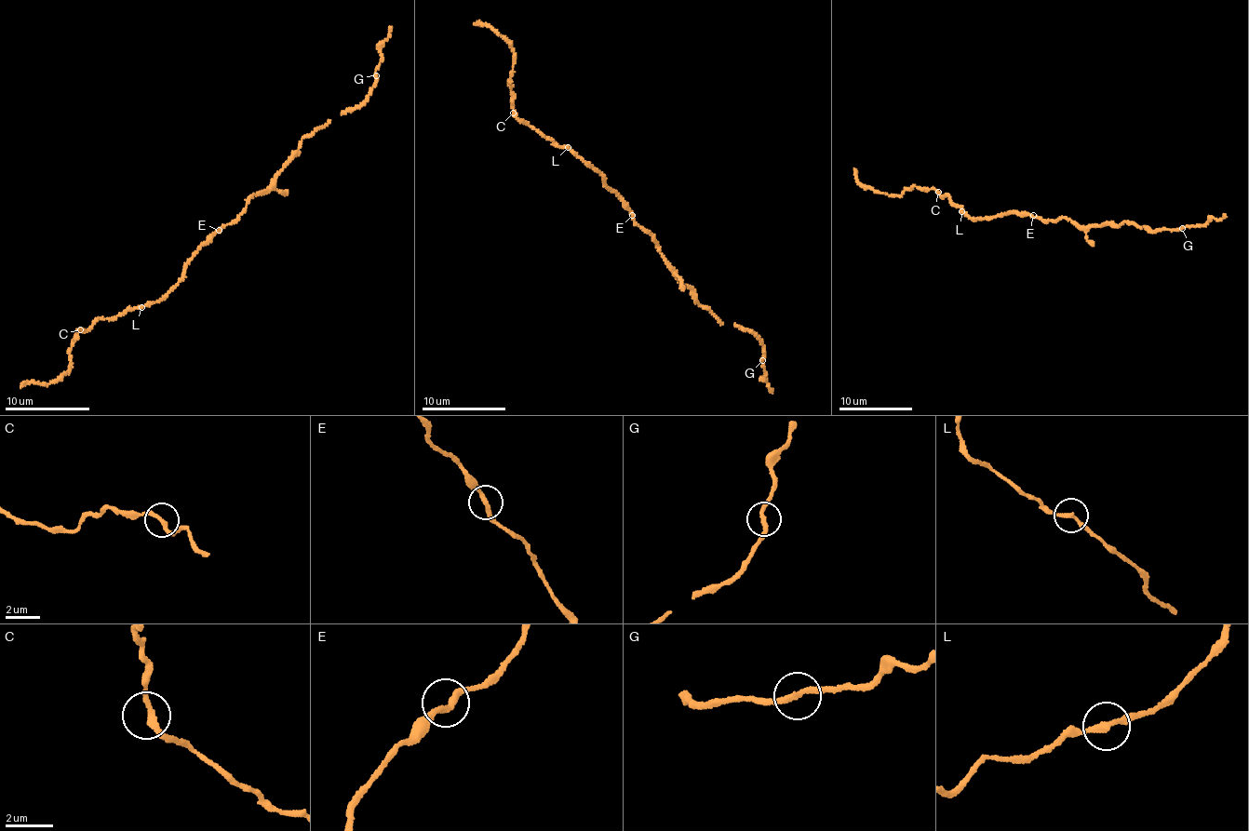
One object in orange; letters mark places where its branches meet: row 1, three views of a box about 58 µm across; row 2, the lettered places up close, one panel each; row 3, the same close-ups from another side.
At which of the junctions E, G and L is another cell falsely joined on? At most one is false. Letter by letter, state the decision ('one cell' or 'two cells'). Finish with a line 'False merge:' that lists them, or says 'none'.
E: one cell
G: one cell
L: one cell
False merge: none

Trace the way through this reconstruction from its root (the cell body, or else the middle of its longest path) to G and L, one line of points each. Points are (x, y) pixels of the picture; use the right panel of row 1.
G: (1033, 217), (1045, 221), (1070, 219), (1087, 227), (1120, 225), (1126, 221), (1150, 232), (1182, 229)
L: (1033, 217), (1016, 212), (971, 218), (962, 211)

